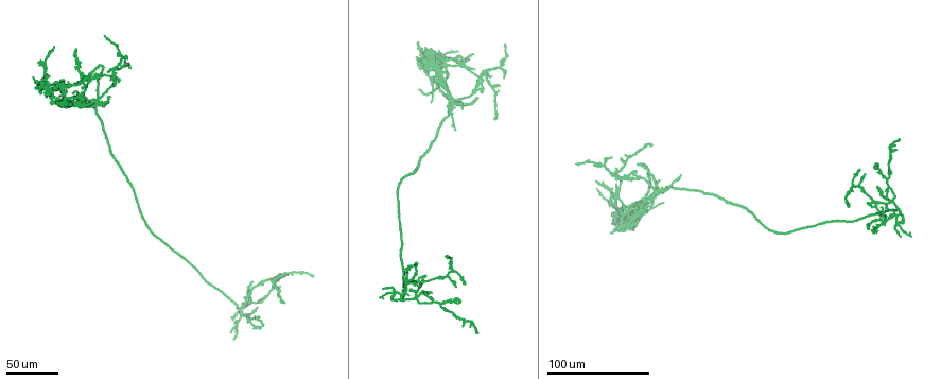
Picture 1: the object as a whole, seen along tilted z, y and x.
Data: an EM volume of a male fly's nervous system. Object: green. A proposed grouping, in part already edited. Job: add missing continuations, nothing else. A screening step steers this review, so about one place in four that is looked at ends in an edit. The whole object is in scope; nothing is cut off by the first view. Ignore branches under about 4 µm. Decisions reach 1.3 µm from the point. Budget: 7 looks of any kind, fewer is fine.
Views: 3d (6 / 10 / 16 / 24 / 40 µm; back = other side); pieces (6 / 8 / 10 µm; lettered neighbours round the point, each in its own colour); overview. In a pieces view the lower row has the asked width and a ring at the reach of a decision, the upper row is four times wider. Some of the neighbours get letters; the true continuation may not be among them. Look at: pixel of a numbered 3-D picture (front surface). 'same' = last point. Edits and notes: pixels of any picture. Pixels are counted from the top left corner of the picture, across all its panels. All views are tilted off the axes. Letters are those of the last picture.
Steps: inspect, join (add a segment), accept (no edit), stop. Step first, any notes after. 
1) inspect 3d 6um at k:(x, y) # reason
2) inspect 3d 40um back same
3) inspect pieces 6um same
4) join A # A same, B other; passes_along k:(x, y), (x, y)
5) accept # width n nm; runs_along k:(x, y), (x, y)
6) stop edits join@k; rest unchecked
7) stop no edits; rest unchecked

inspect 3d 24um at 1:(648, 192) # free end

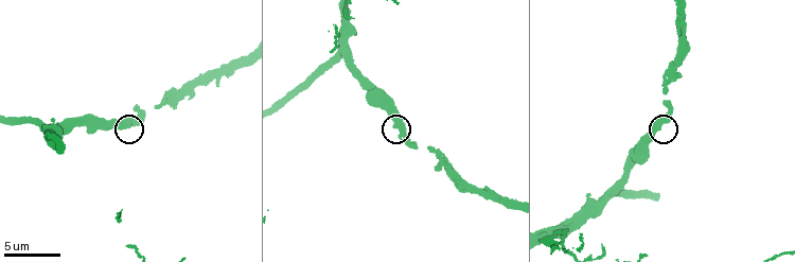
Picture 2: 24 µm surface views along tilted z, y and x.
inspect 3d 10um at 2:(134, 108)

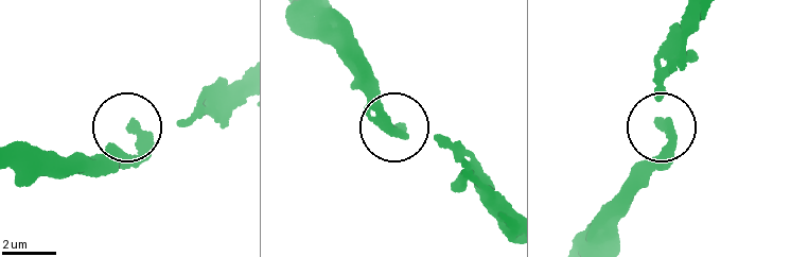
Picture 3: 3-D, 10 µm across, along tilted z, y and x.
inspect pieces 10um at 3:(133, 125)

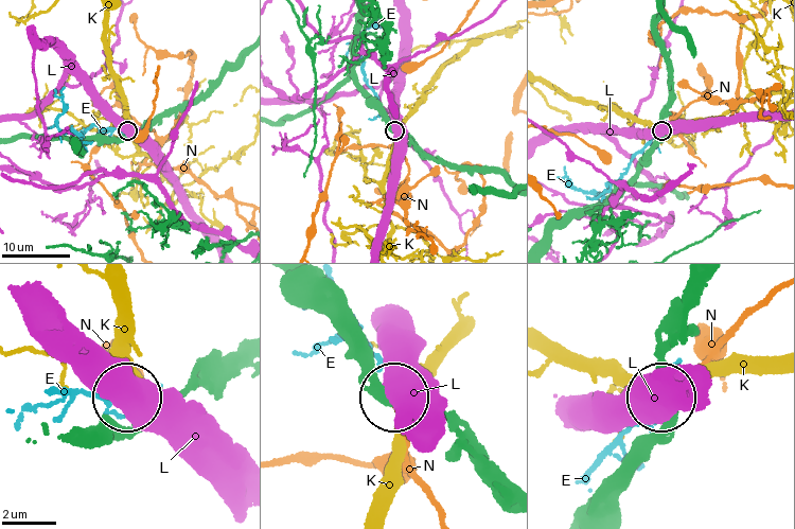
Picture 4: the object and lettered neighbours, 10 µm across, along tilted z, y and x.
accept # E other, K other, L other, N other; none of them fits

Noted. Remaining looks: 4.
inspect 3d 40um at 1:(51, 89) # free end

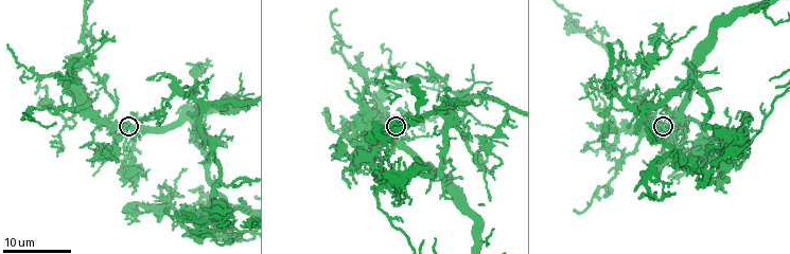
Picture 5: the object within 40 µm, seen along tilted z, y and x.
inspect 3d 6um at 5:(660, 122)

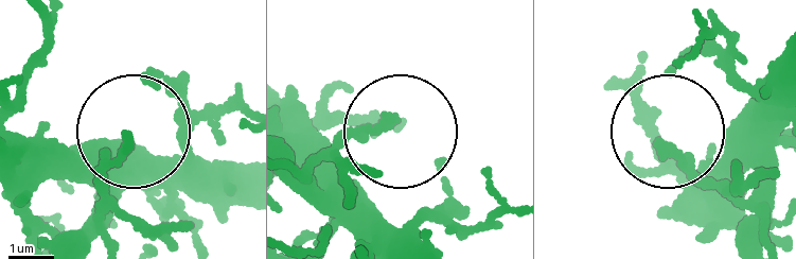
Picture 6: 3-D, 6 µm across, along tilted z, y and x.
inspect pieces 10um at 6:(125, 137) # see the neighbours

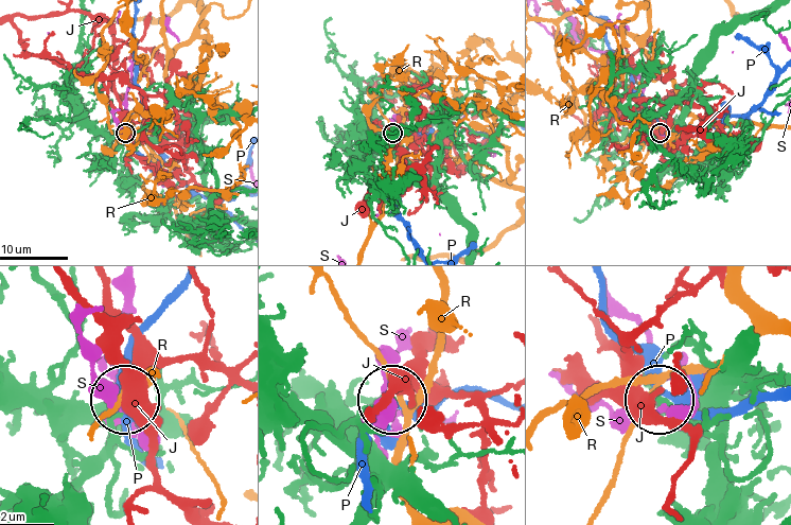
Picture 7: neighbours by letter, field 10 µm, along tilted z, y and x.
accept # J other, P other, R other, S other; none of them fits

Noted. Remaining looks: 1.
stop no edits; rest unchecked

